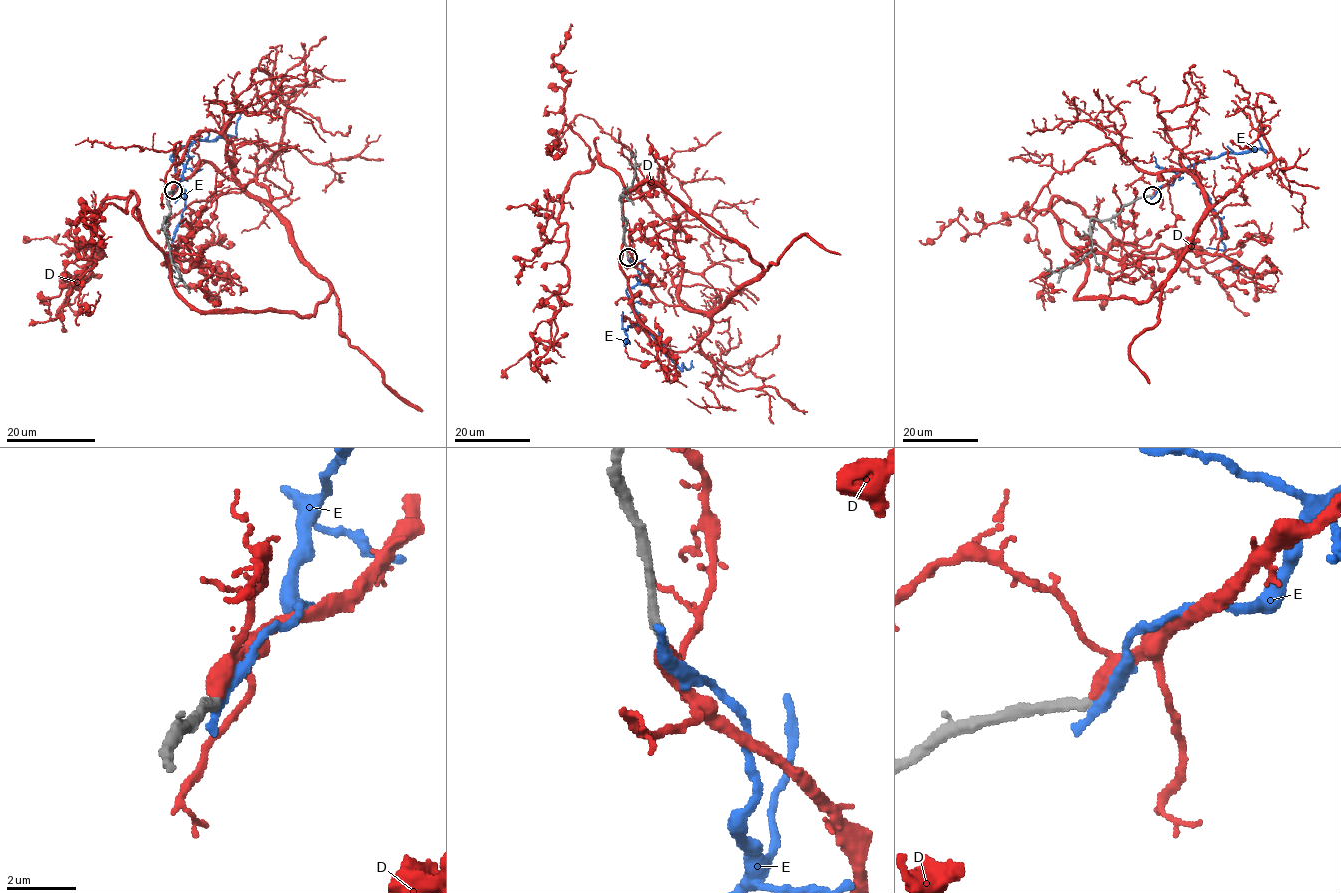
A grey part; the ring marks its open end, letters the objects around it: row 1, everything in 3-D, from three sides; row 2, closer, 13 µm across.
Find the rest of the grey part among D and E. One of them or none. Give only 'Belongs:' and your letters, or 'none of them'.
Belongs: D

